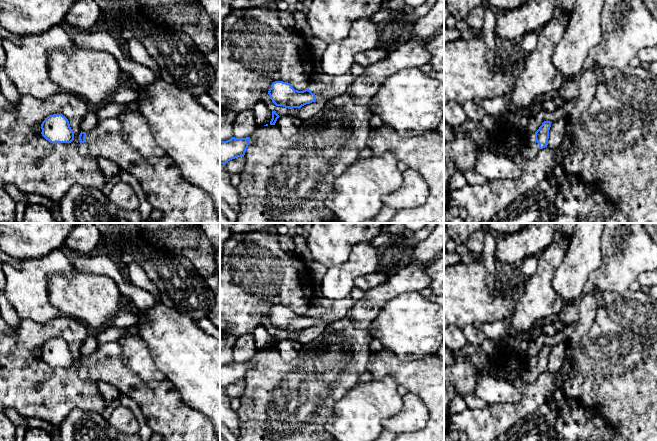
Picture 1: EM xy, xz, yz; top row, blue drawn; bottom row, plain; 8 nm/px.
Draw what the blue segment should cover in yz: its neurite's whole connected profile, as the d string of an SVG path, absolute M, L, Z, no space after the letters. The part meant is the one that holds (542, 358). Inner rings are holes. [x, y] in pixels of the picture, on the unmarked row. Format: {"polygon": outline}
{"polygon": "M544 345L534 358L528 360L527 368L523 374L526 383L533 383L541 373L547 371L551 347Z"}

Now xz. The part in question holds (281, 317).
{"polygon": "M354 287L346 297L340 300L314 298L308 311L303 315L295 314L288 306L275 305L268 318L276 330L290 333L301 332L316 324L328 325L345 318L348 312L363 298L364 291Z"}

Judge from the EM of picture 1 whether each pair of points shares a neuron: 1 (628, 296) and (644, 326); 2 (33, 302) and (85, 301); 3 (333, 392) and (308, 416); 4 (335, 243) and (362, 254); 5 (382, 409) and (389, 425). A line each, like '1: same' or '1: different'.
1: same
2: different
3: same
4: different
5: different

